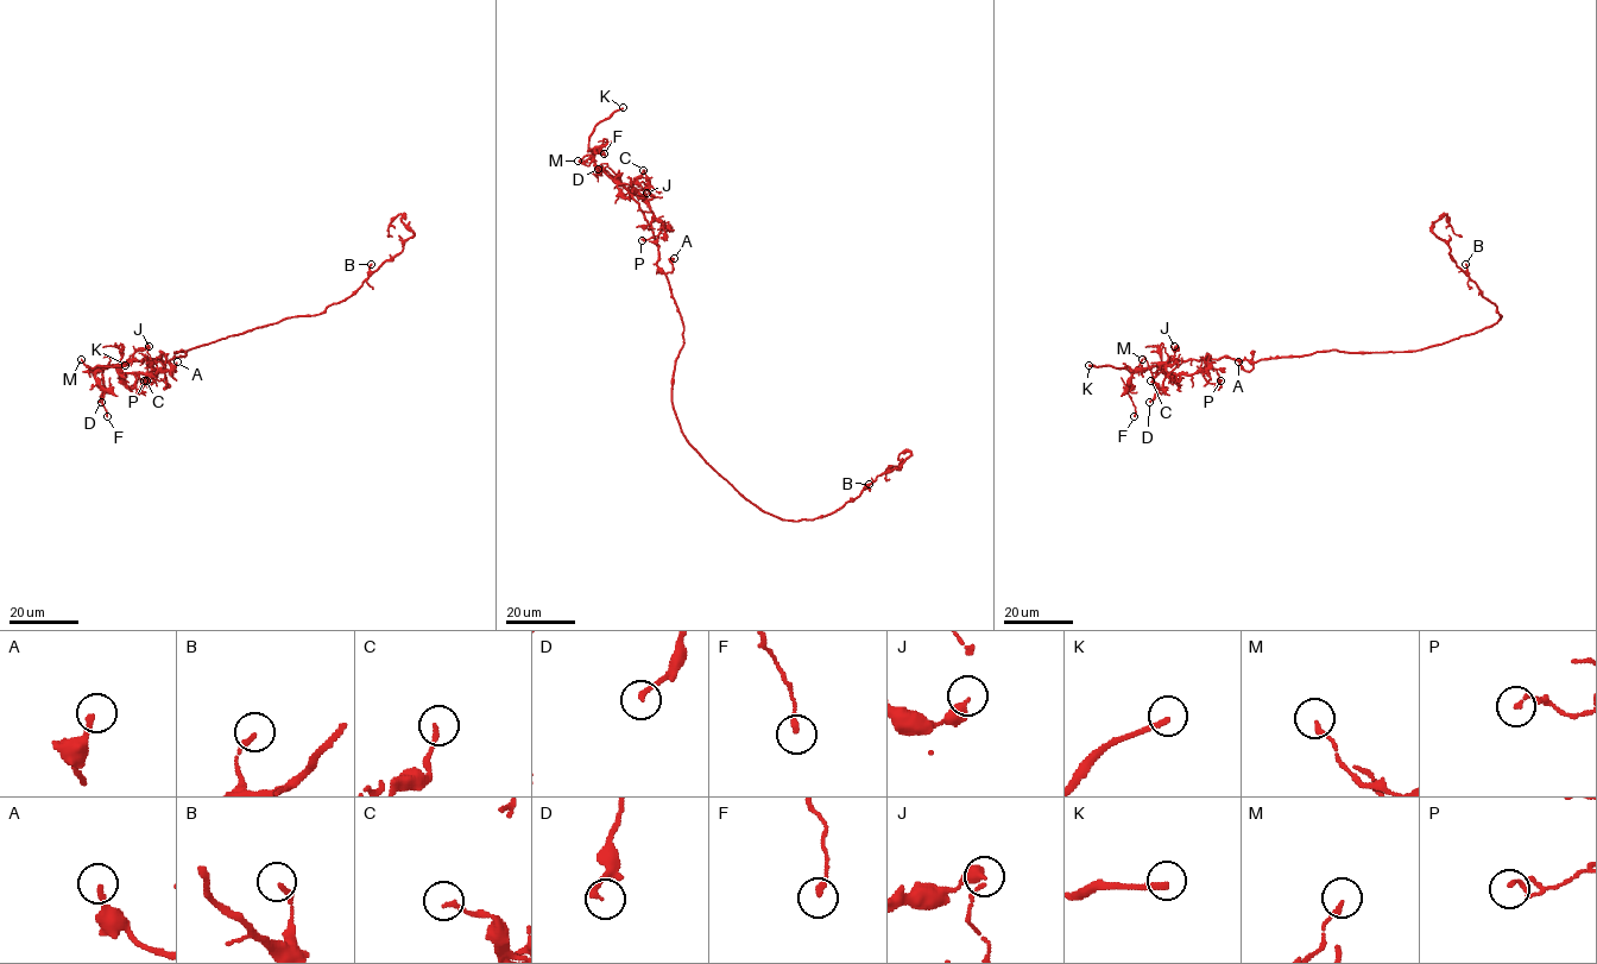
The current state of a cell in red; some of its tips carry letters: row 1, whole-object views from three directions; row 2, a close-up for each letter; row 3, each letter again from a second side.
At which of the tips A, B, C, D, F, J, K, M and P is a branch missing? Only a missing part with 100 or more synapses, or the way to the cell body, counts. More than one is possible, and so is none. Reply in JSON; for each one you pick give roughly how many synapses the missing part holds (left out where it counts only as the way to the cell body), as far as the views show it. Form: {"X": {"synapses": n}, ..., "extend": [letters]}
{"extend": ["K"]}

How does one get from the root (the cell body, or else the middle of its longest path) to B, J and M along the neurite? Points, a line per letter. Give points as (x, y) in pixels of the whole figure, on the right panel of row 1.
B: (1413, 351), (1472, 334), (1501, 317), (1497, 307), (1468, 276), (1465, 264)
J: (1413, 351), (1329, 350), (1249, 361), (1228, 357), (1179, 360), (1174, 357), (1178, 348), (1174, 346)
M: (1413, 351), (1329, 350), (1255, 361), (1228, 357), (1172, 359), (1166, 365), (1136, 369), (1142, 359)

